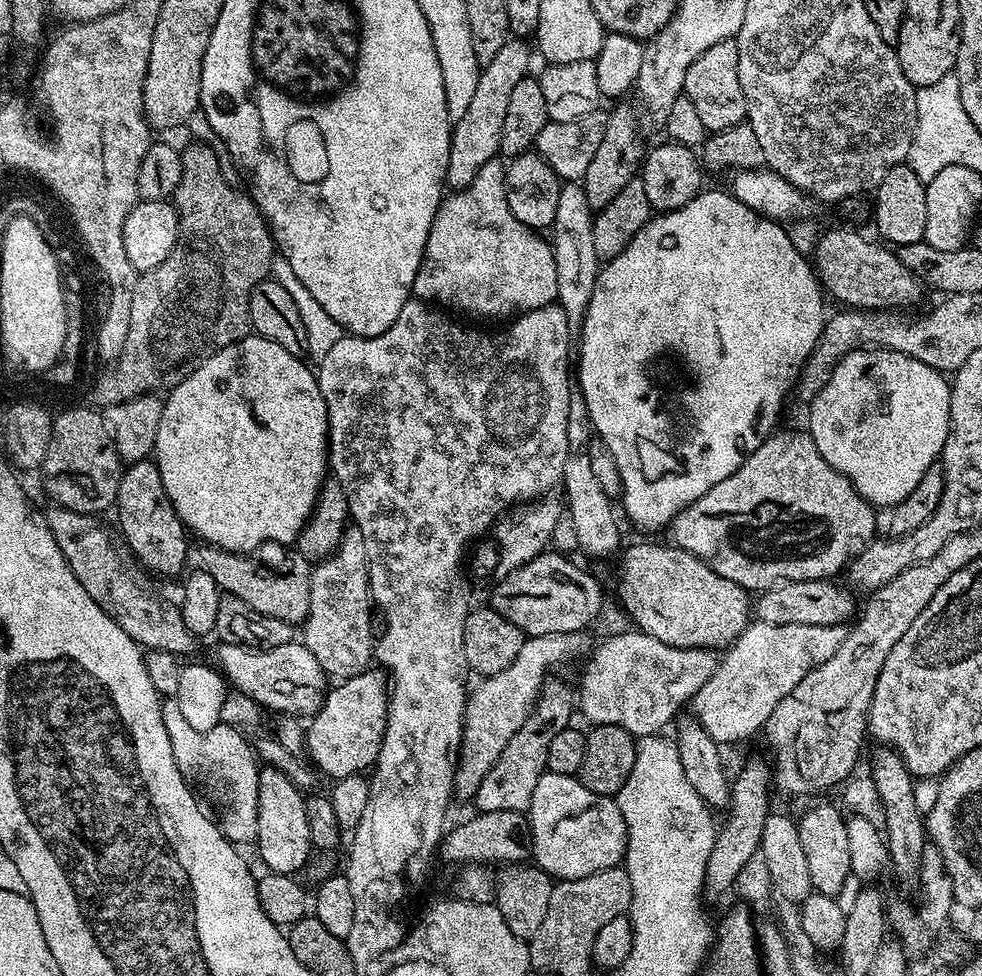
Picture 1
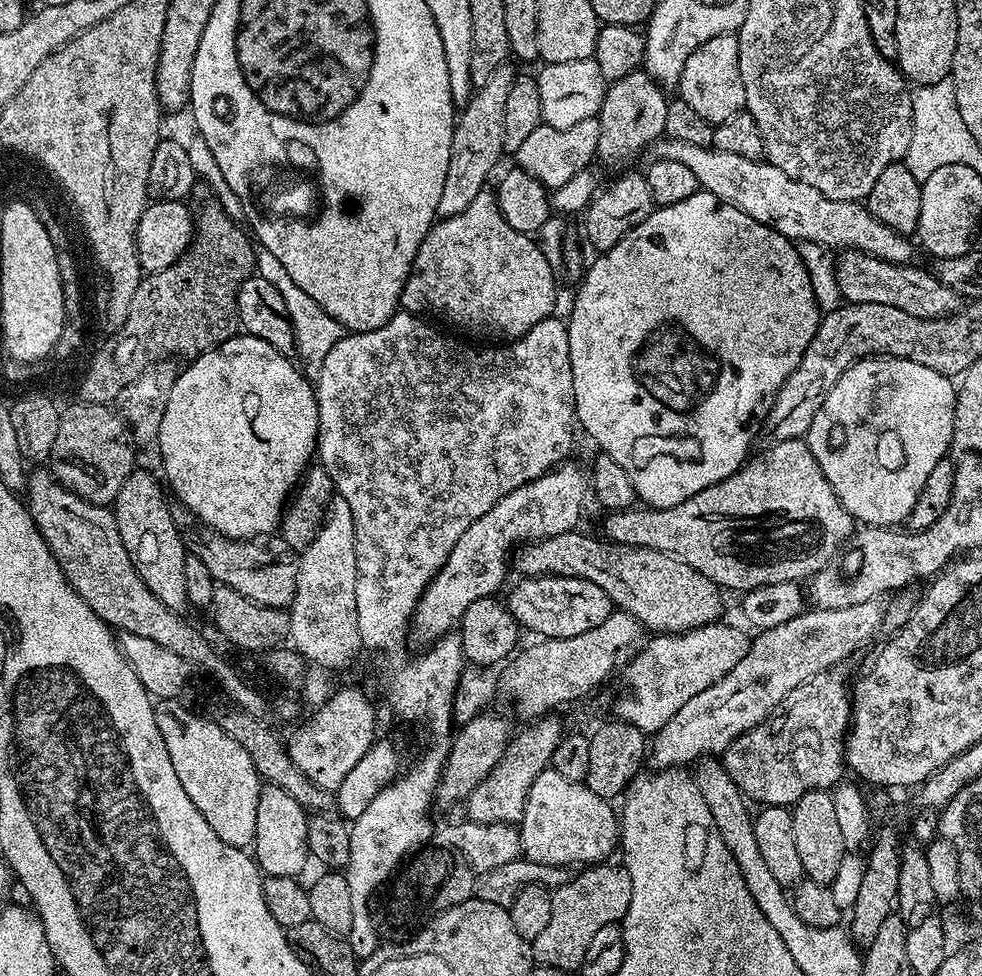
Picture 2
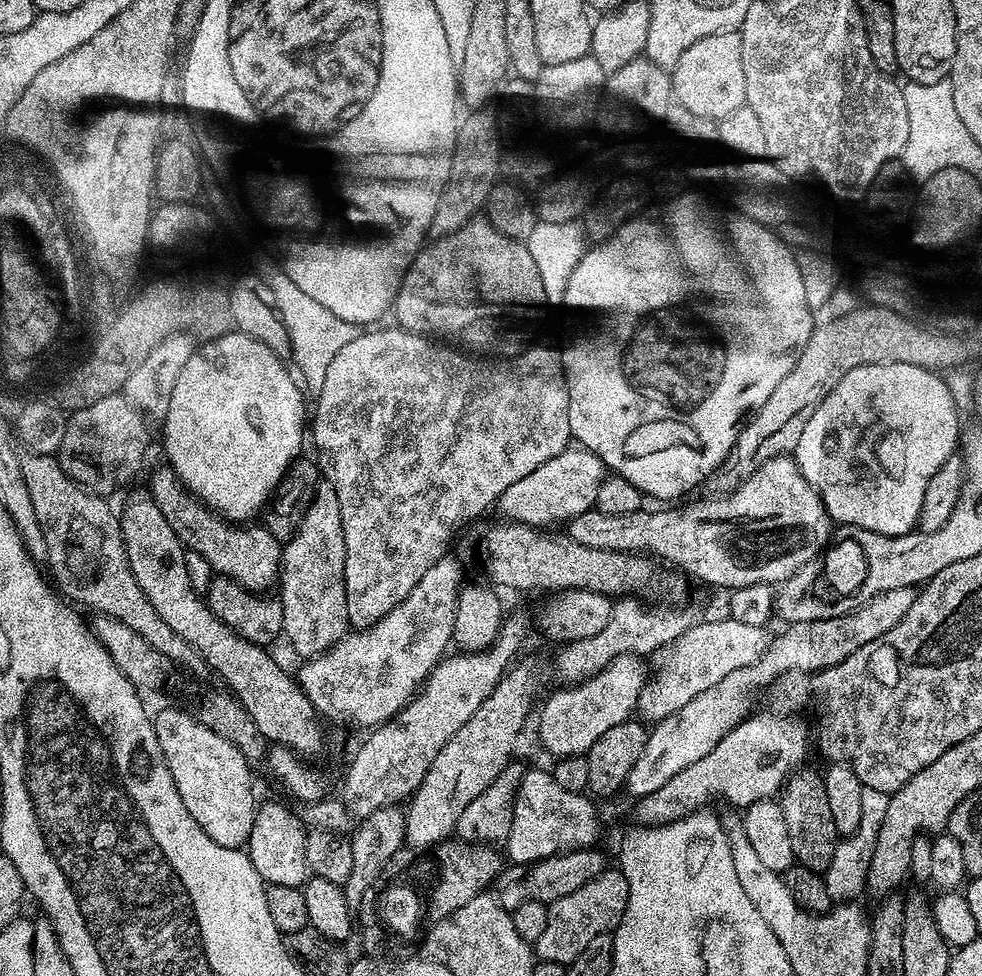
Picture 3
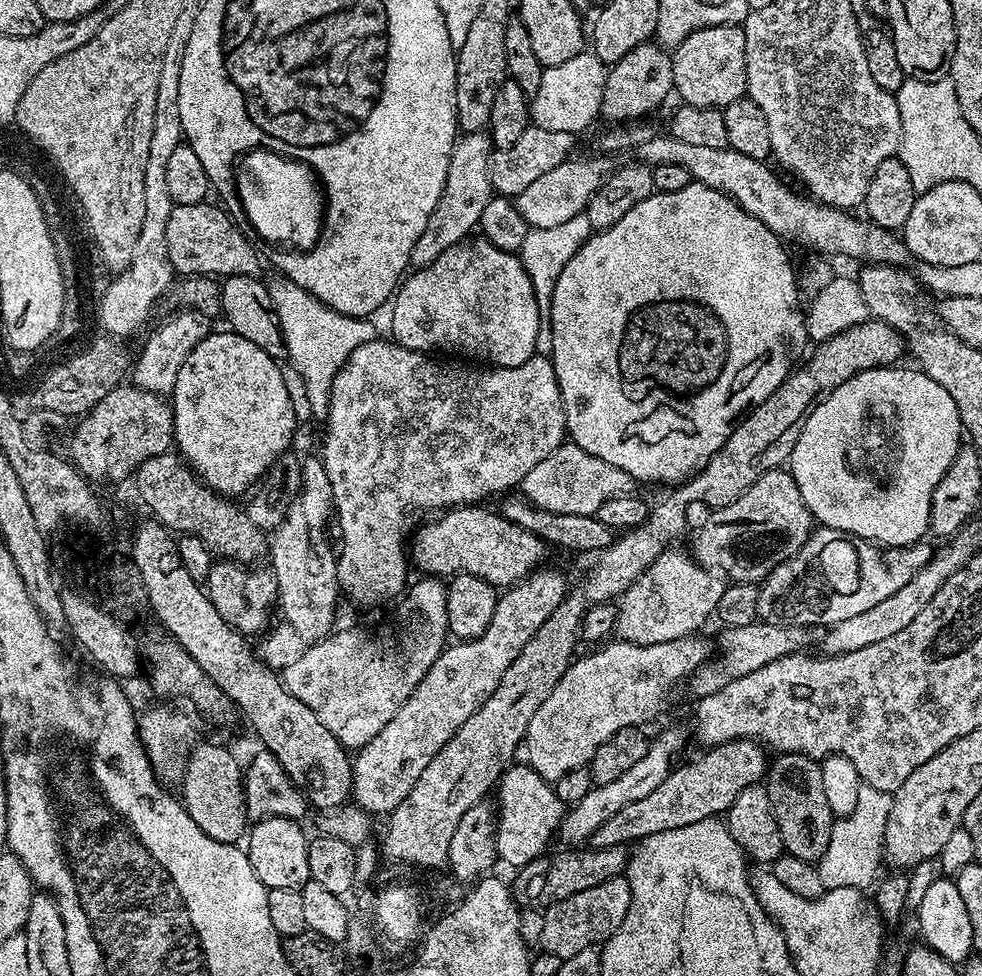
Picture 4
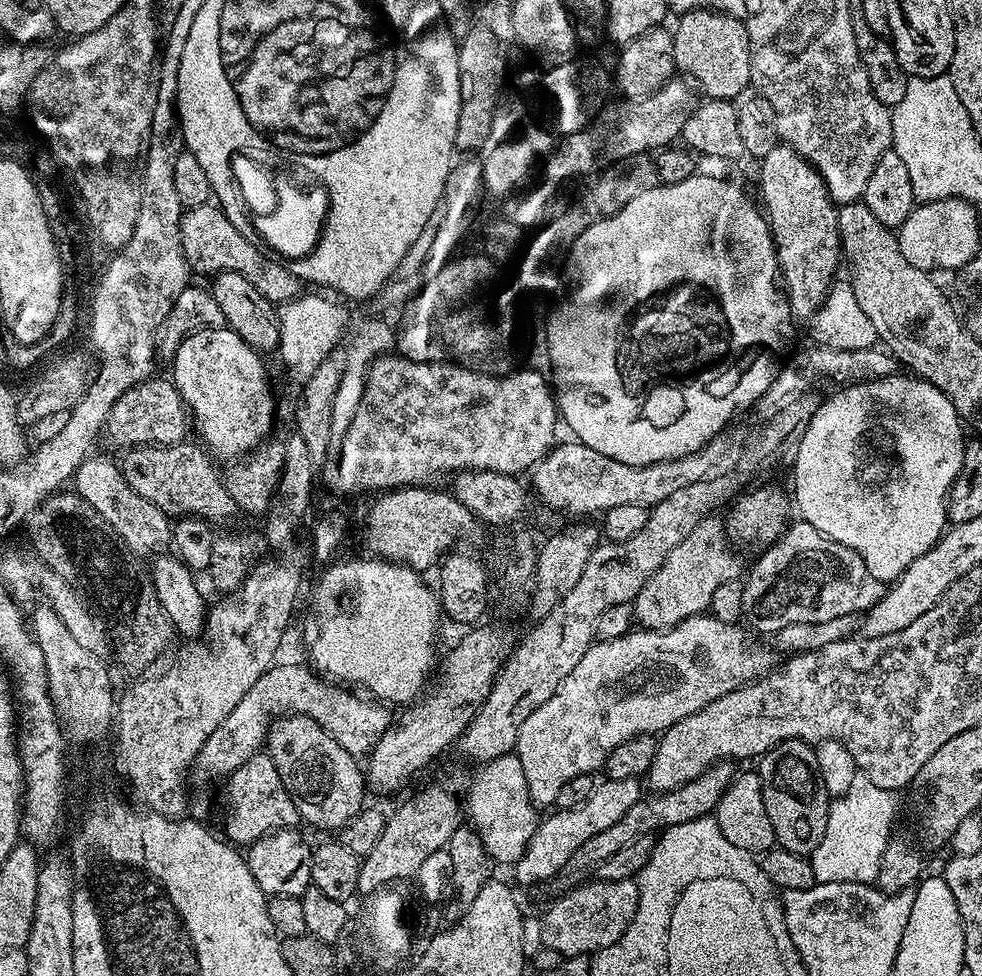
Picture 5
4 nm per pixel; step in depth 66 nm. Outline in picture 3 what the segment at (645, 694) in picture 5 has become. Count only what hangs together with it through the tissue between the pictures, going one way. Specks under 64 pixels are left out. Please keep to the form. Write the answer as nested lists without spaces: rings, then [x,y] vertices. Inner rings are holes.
[[[619,656],[614,658],[614,662],[610,662],[610,666],[598,670],[598,674],[594,674],[590,679],[561,687],[561,692],[554,693],[545,702],[544,709],[540,712],[541,746],[552,755],[552,758],[579,756],[587,753],[588,748],[594,746],[594,742],[598,742],[598,738],[602,738],[602,734],[606,734],[606,730],[618,726],[637,711],[640,695],[650,675],[649,665],[647,668],[644,664],[647,663],[639,656]]]

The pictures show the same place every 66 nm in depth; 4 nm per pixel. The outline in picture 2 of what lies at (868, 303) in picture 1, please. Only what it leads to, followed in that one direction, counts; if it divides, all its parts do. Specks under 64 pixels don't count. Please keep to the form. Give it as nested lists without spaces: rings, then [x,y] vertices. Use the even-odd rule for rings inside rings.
[[[845,249],[839,253],[835,266],[841,299],[847,303],[895,306],[923,320],[952,315],[962,306],[961,297],[956,292],[937,279],[933,271],[920,268],[915,263],[886,262],[864,252]]]

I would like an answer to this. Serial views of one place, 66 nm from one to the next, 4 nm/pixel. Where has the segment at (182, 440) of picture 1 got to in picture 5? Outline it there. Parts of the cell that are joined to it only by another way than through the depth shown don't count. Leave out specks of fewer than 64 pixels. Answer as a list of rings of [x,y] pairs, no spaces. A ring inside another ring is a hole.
[[[225,326],[190,334],[170,361],[170,379],[184,399],[194,432],[201,436],[203,447],[217,461],[239,461],[271,437],[268,435],[276,420],[276,400],[272,397],[272,384],[268,381],[264,360],[261,353],[246,346],[234,330]]]

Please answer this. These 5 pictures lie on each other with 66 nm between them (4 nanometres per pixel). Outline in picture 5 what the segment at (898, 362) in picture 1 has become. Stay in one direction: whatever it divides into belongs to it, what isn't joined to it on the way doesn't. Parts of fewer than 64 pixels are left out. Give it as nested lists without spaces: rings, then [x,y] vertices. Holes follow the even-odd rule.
[[[893,374],[886,378],[877,380],[862,380],[855,384],[841,387],[833,394],[829,400],[824,400],[815,405],[812,417],[808,420],[806,430],[798,438],[796,448],[796,465],[792,468],[792,484],[796,487],[794,492],[794,508],[800,511],[799,519],[812,527],[812,531],[821,532],[826,538],[854,550],[866,562],[866,570],[874,578],[881,582],[895,582],[900,579],[901,574],[914,562],[914,558],[922,558],[926,550],[933,548],[940,537],[946,531],[948,518],[948,492],[952,484],[958,478],[958,474],[964,465],[964,446],[966,443],[965,425],[960,419],[960,415],[954,410],[952,400],[942,394],[930,382],[921,380],[915,374],[900,376]]]

